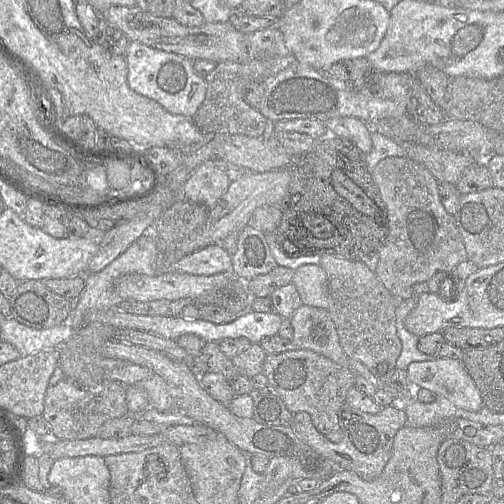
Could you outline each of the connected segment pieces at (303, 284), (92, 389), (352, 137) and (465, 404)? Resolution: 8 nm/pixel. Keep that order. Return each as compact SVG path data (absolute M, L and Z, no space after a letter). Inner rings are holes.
M304 264L295 269L292 283L304 305L328 310L330 306L328 280L319 264Z
M64 378L48 386L42 416L49 424L54 438L73 440L95 437L105 422L127 415L126 388L118 381L79 387Z
M337 117L324 123L331 135L346 138L367 154L372 149L371 127L355 117Z
M436 356L433 360L411 362L406 369L409 383L445 397L455 406L479 411L483 400L462 361Z

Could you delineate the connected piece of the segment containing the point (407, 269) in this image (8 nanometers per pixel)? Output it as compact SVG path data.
M388 157L381 160L371 171L381 198L386 205L389 233L379 250L379 262L375 275L397 298L413 295L413 286L427 282L437 272L450 273L459 263L468 259L464 242L454 216L447 213L438 192L438 181L423 165L407 157Z

